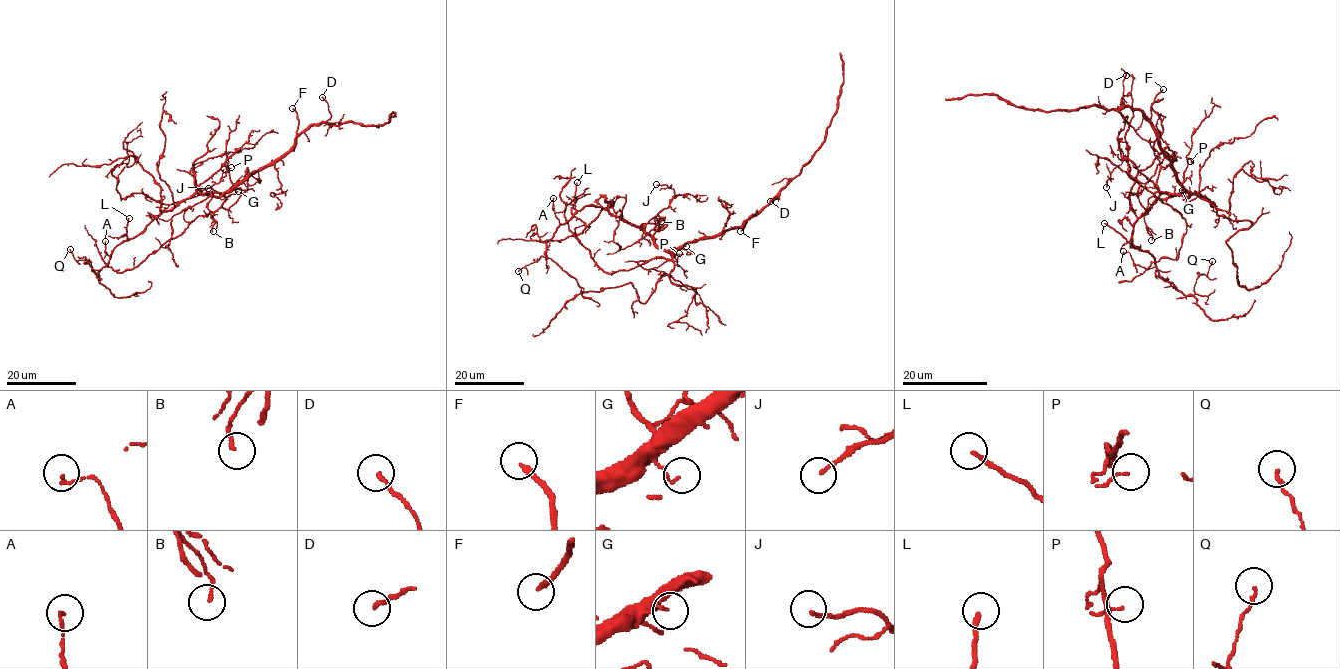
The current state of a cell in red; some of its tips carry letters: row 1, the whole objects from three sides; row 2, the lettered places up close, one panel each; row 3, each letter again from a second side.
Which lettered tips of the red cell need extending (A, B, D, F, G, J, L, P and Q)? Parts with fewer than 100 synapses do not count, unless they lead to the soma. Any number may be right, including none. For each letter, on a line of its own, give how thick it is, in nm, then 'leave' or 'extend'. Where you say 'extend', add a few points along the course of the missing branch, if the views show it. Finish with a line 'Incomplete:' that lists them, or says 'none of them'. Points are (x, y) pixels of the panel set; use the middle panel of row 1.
A: 120 nm | leave
B: 140 nm | leave
D: 160 nm | leave
F: 190 nm | extend | (740, 231), (729, 289), (714, 303), (690, 303), (594, 246), (577, 231), (577, 222), (564, 207)
G: 110 nm | leave
J: 130 nm | leave
L: 170 nm | leave
P: 100 nm | leave
Q: 120 nm | leave
Incomplete: F

